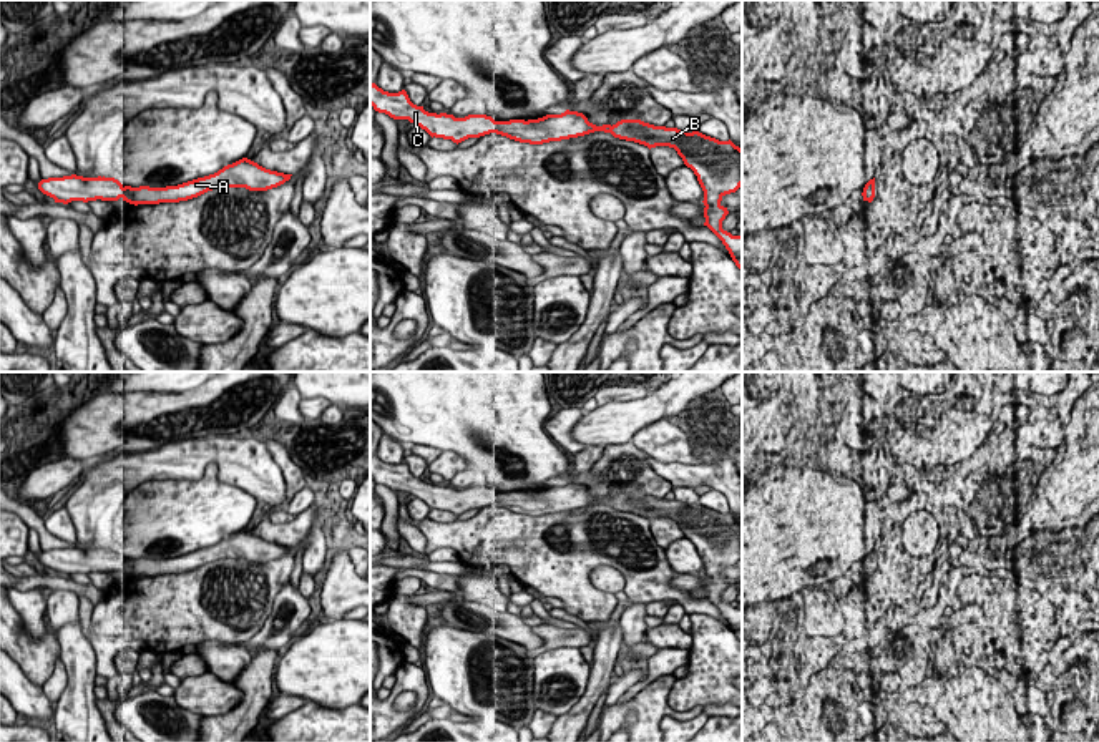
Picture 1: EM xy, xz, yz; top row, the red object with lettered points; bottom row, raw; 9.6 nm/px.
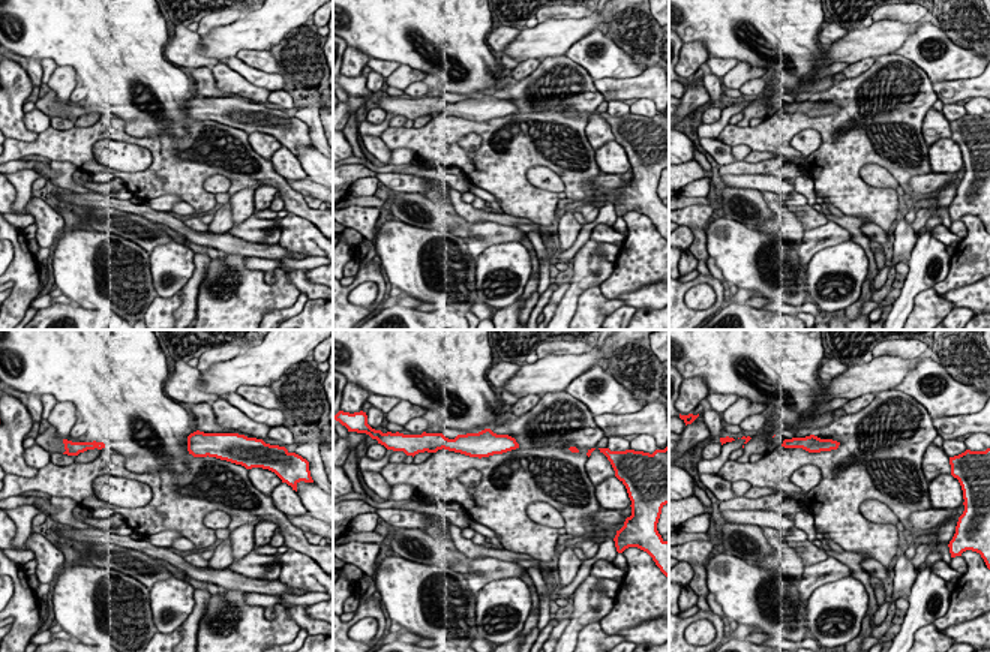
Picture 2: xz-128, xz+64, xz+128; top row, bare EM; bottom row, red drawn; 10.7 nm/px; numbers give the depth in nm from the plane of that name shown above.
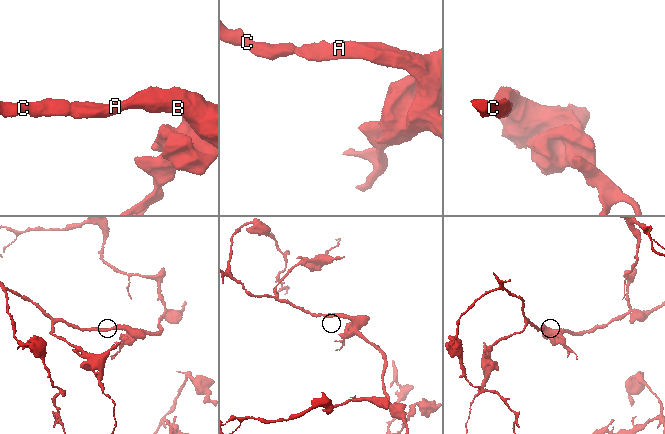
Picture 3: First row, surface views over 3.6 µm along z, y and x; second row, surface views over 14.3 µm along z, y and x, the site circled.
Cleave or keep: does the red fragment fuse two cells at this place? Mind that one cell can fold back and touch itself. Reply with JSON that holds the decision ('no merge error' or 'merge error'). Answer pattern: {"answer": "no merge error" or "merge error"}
{"answer": "no merge error"}

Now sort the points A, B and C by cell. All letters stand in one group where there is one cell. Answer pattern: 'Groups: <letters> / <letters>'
Groups: A B C

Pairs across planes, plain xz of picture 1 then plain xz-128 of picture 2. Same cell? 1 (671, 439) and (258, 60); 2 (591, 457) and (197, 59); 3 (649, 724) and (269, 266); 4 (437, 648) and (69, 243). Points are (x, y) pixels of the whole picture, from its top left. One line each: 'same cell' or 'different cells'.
1: same cell
2: different cells
3: different cells
4: same cell

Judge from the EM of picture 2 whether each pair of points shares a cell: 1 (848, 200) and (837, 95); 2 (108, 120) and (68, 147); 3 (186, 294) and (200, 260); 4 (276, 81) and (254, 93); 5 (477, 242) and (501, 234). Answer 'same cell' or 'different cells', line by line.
1: same cell
2: same cell
3: same cell
4: different cells
5: same cell

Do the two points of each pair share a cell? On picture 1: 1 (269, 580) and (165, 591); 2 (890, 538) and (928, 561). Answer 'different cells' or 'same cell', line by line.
1: same cell
2: same cell

